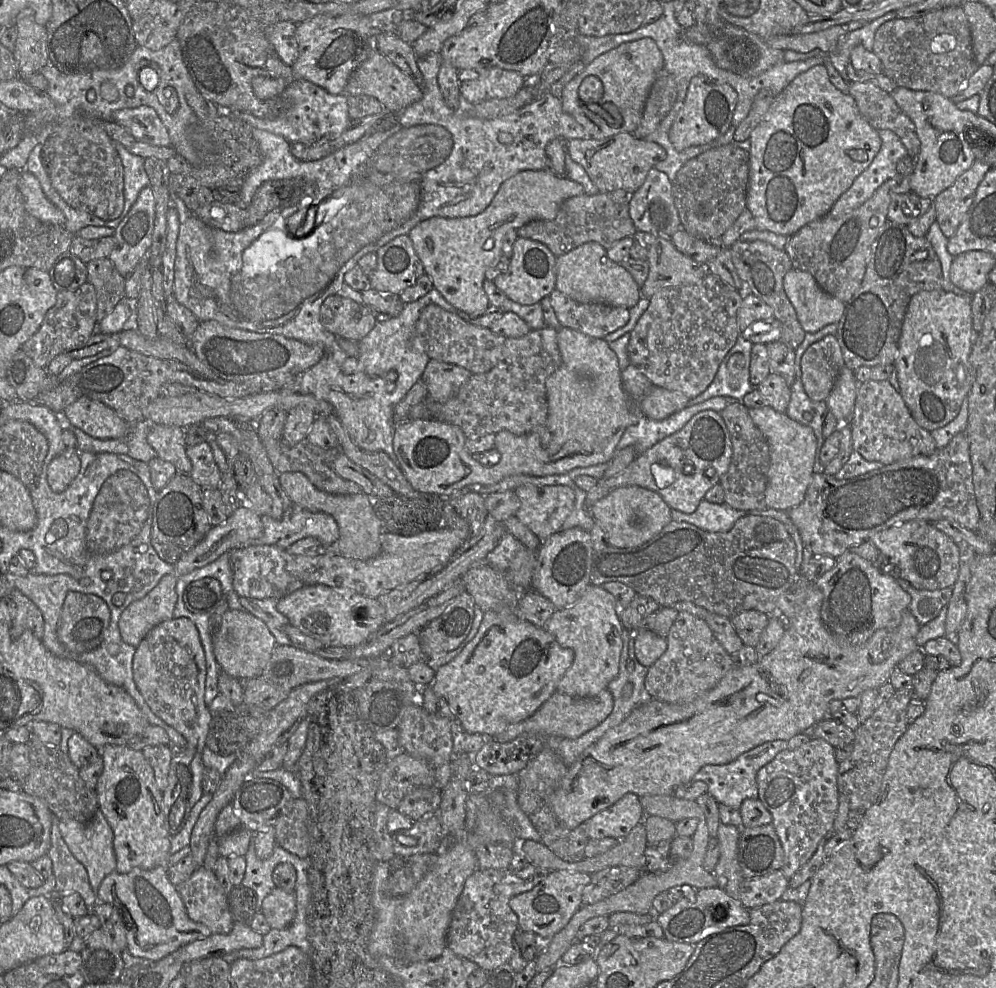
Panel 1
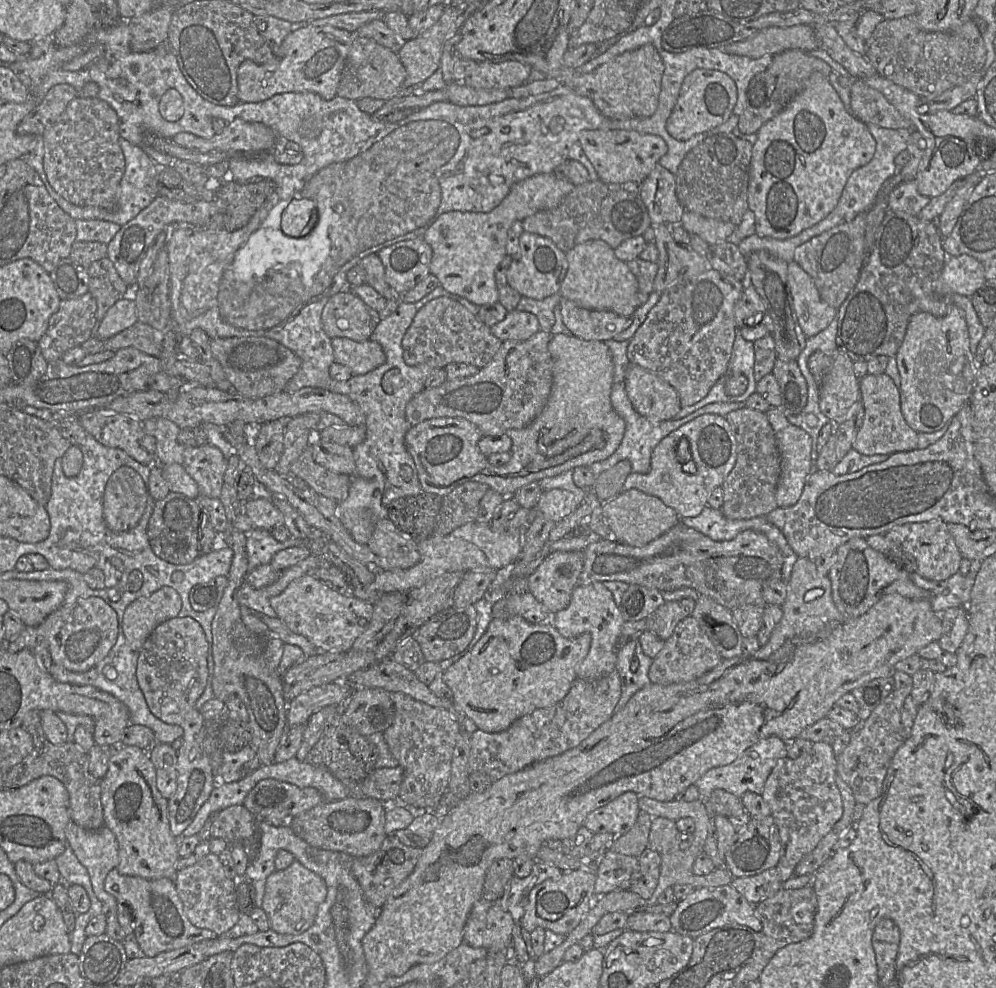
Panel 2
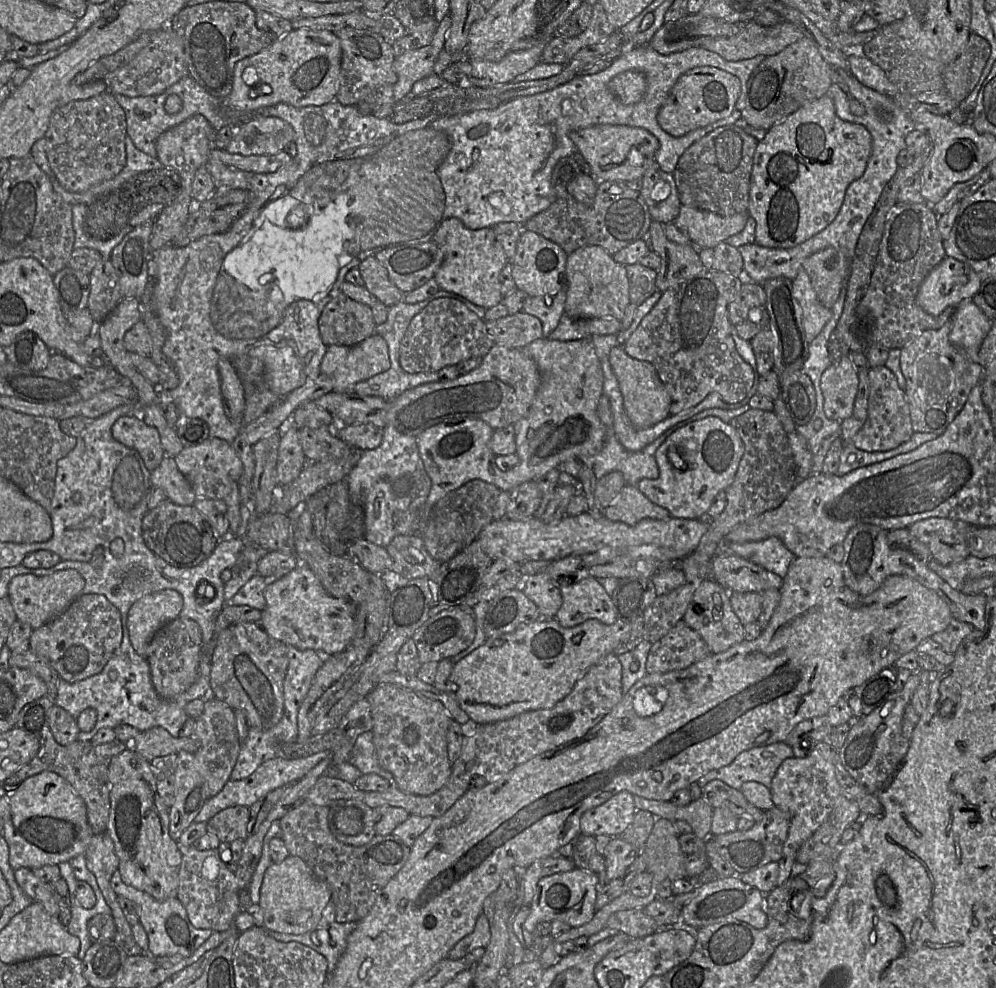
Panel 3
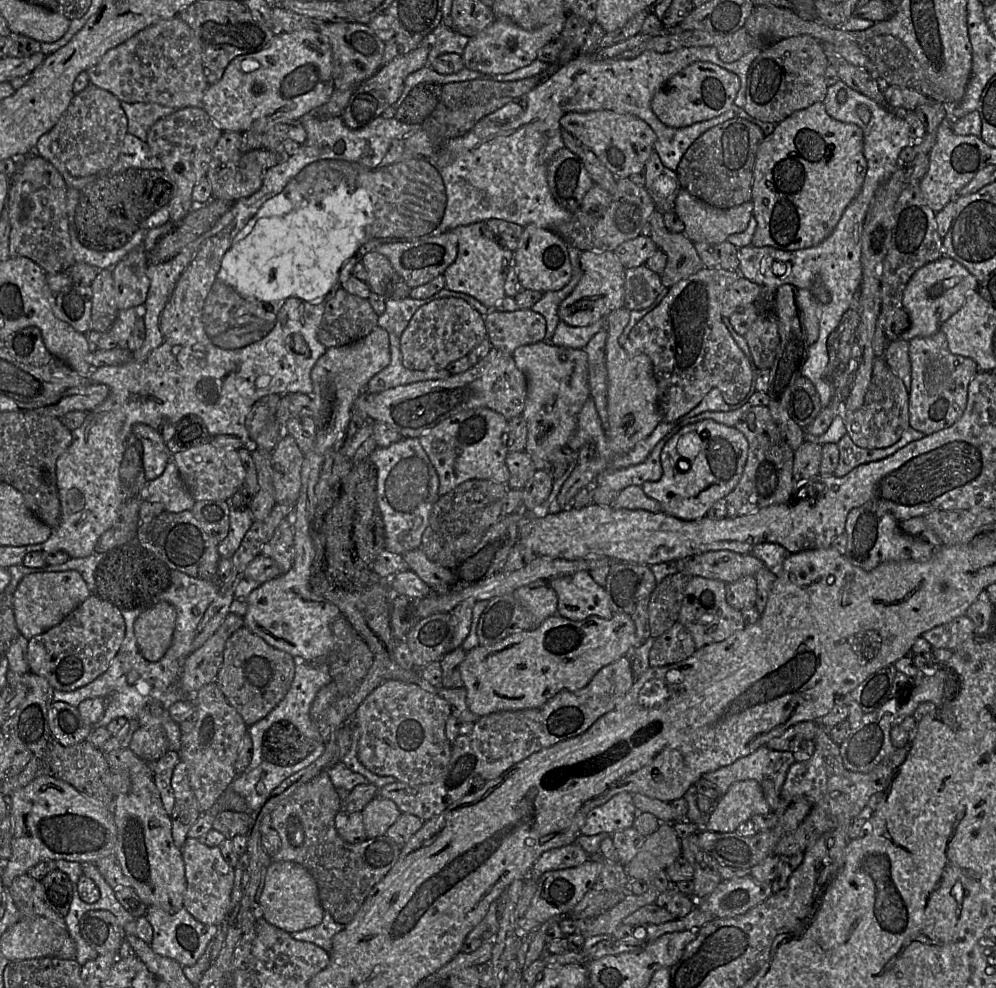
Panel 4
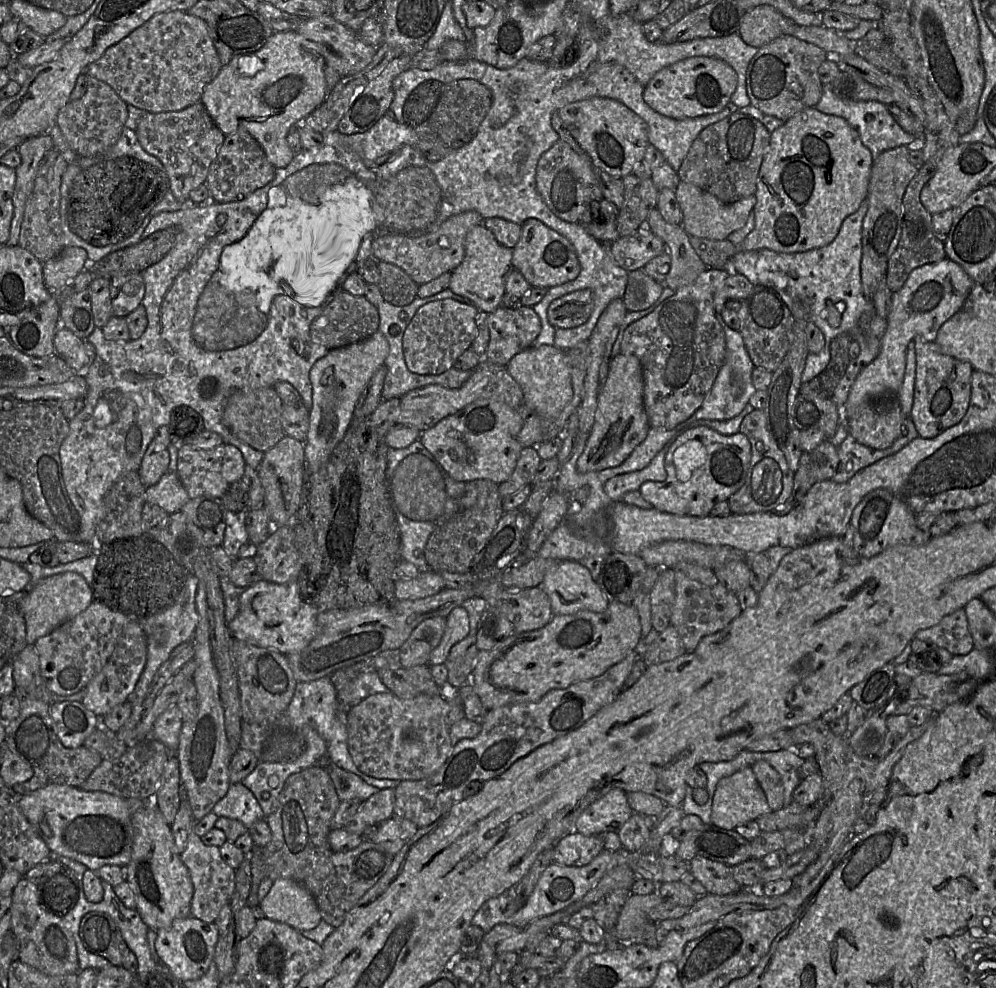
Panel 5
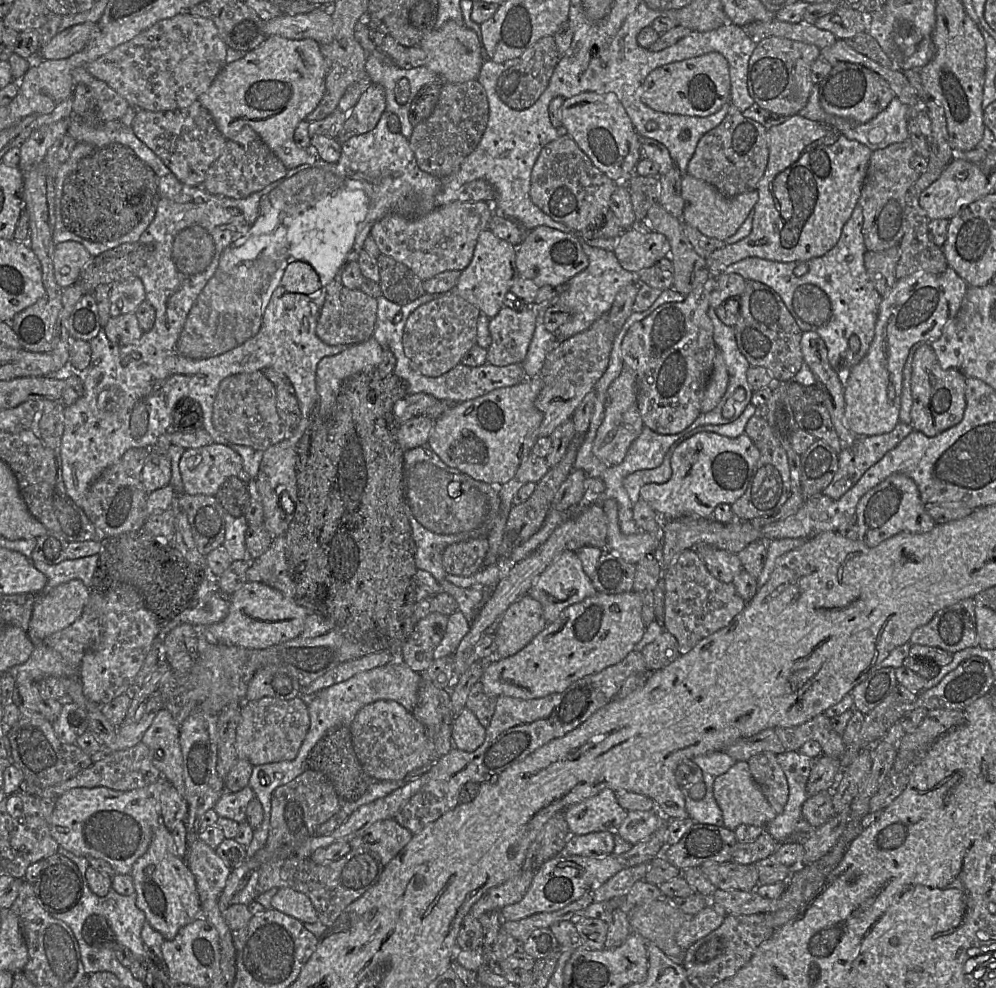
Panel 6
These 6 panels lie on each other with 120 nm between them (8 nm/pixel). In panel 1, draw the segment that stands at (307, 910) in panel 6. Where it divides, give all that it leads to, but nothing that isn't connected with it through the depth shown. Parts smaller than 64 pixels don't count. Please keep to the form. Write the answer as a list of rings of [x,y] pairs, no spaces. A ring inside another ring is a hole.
[[[275,887],[263,900],[261,913],[273,929],[285,929],[292,923],[296,914],[294,892],[286,892]]]

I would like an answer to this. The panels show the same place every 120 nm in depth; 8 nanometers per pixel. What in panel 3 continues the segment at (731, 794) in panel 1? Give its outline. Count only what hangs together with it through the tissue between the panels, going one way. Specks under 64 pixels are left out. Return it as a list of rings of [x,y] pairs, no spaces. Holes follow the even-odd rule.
[[[785,742],[754,747],[739,753],[727,766],[711,770],[688,789],[692,801],[702,797],[701,788],[712,780],[720,780],[739,790],[745,782],[758,782],[770,789],[771,782],[781,763],[793,756]]]

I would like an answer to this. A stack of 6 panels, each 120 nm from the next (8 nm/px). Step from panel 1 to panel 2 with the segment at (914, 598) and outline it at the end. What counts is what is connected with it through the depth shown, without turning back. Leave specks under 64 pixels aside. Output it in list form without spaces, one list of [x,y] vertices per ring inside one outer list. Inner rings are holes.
[[[976,566],[968,575],[963,575],[960,571],[944,581],[932,581],[920,576],[917,572],[910,573],[912,582],[931,594],[932,609],[941,614],[945,610],[968,606],[971,598],[971,591],[976,577]]]

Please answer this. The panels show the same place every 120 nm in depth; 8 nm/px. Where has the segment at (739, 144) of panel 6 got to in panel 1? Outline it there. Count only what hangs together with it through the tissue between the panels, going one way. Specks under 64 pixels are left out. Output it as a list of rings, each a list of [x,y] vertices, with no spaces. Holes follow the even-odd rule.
[[[736,143],[710,149],[688,160],[672,183],[672,196],[681,228],[705,241],[719,241],[746,208],[749,153]]]

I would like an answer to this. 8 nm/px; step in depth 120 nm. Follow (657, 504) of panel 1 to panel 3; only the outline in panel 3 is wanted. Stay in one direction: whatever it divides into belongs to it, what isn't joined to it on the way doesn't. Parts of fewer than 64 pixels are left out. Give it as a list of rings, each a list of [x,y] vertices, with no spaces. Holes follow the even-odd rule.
[[[625,485],[616,500],[603,509],[603,515],[611,521],[635,525],[645,518],[664,520],[669,512],[642,494],[637,486]]]

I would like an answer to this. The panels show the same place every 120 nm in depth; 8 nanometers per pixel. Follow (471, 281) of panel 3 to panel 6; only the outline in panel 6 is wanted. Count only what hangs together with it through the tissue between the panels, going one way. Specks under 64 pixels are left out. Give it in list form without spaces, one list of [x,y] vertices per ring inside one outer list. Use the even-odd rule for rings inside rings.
[[[489,228],[482,231],[477,239],[470,264],[461,271],[455,292],[477,306],[488,318],[493,318],[504,306],[505,295],[521,277],[516,267],[515,257],[514,245],[498,238]]]

